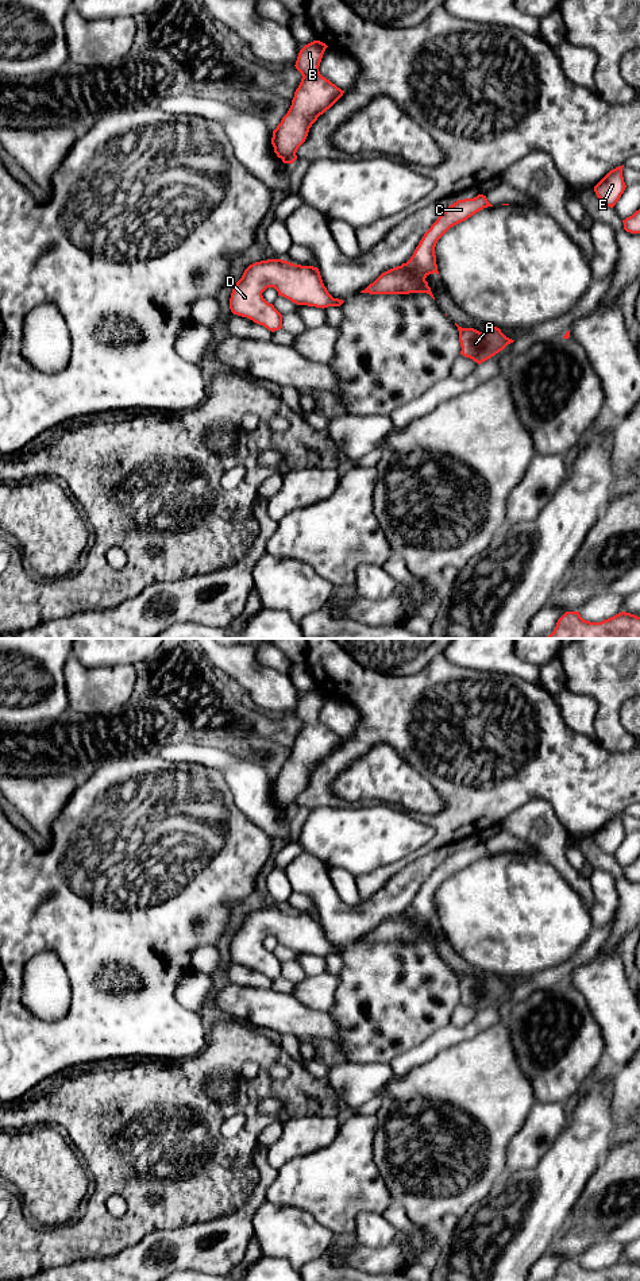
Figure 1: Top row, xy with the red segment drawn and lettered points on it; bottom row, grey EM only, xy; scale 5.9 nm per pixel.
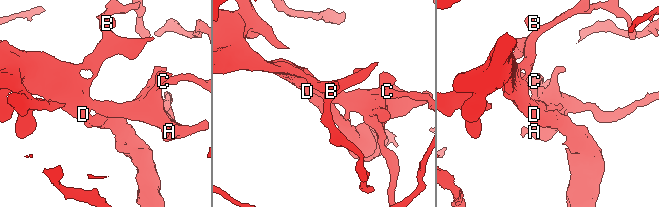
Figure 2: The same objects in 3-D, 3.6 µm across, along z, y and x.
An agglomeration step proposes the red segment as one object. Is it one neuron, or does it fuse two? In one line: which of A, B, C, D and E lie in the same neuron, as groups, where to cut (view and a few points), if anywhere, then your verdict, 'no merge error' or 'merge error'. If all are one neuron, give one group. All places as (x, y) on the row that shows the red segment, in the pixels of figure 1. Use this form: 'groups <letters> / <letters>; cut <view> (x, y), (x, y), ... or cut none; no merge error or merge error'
groups A B C D E; cut none; no merge error

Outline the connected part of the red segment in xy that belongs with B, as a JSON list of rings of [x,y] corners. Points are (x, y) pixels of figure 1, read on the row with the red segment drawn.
[[[313,40],[298,53],[294,66],[302,78],[288,113],[273,131],[271,138],[274,153],[284,163],[292,165],[297,159],[296,153],[305,142],[312,124],[344,93],[319,72],[327,47],[325,43]]]

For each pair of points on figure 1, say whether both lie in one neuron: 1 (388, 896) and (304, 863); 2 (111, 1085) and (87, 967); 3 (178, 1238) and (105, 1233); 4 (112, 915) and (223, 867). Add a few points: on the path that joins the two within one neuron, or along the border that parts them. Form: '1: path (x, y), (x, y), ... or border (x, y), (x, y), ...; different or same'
1: path (365, 911), (342, 911), (317, 886); same
2: border (87, 1065), (93, 1067); different
3: border (174, 1227), (150, 1231), (116, 1253); different
4: path (139, 913), (165, 906), (178, 898), (196, 880); same

